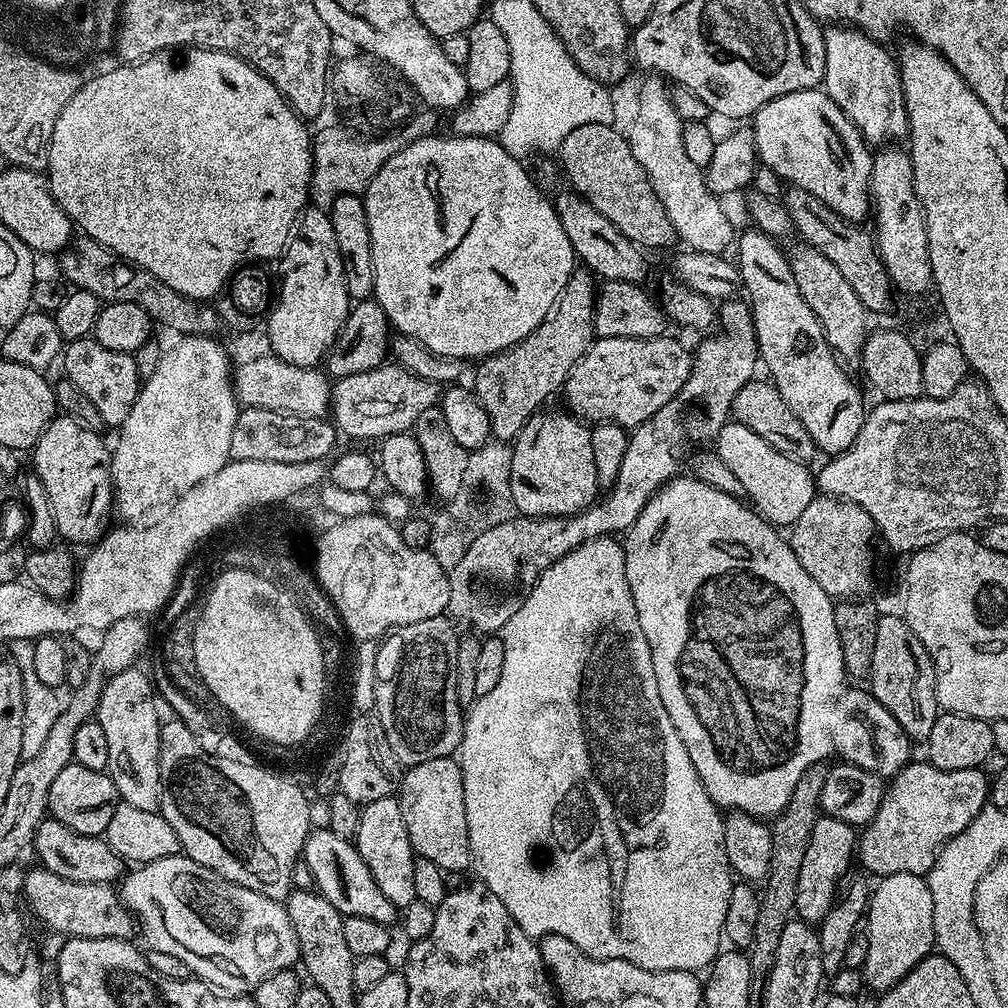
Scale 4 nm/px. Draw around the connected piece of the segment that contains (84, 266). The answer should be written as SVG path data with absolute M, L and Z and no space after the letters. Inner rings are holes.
M77 235L68 247L59 253L58 260L60 260L61 272L59 275L69 285L72 283L73 289L89 291L104 304L134 302L134 306L142 306L142 310L146 310L146 314L150 314L152 321L159 327L161 324L162 327L177 332L175 334L177 337L215 337L216 331L222 328L219 315L211 303L186 298L182 294L178 294L178 290L170 290L170 286L166 286L166 282L154 278L154 274L137 270L128 261L114 256L111 250L102 246L98 241L92 240L89 236Z

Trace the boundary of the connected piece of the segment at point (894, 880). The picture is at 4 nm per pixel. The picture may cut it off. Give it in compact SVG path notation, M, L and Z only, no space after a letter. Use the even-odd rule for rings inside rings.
M912 873L890 874L871 889L866 913L868 949L862 969L865 985L876 994L883 994L894 987L918 962L933 955L934 898L930 898L930 886L925 877Z

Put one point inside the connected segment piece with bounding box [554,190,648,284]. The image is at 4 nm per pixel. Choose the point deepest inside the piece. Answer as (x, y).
(607, 253)

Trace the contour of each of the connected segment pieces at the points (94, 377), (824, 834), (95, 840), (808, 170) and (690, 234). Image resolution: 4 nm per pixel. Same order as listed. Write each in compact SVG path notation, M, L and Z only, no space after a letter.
M95 338L70 340L62 352L63 364L63 375L74 382L74 386L78 386L90 402L94 402L105 425L119 426L126 422L126 414L130 414L130 406L134 406L134 398L138 398L142 383L133 353L106 350L106 346L99 344Z
M820 814L810 833L810 846L806 846L806 855L802 861L802 870L798 873L798 898L795 915L801 920L819 922L836 904L836 897L842 887L842 881L849 875L848 867L854 864L857 851L858 832L855 827L833 816Z
M51 818L44 819L38 825L30 848L40 859L37 860L39 867L58 874L58 878L70 878L70 882L115 885L126 868L125 861L110 850L103 838L71 832L65 824Z
M819 87L807 88L782 94L766 102L766 106L759 108L755 116L751 117L750 133L759 163L770 166L770 170L774 170L774 174L778 174L781 180L793 188L806 190L806 194L814 194L814 198L822 198L822 202L842 218L853 222L864 222L867 216L869 219L868 187L874 152L858 130L858 126L850 122L848 115L829 98L827 92Z
M656 74L649 75L647 79L640 88L640 97L636 100L632 125L626 128L630 150L634 158L638 158L638 166L646 170L646 178L654 194L658 194L658 202L662 202L677 237L681 241L685 240L688 243L685 245L693 252L723 253L734 244L732 220L720 205L721 197L709 192L705 169L694 166L682 147L685 123L678 118L678 110L674 110L669 85Z

